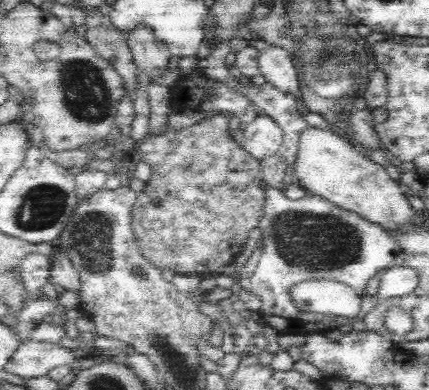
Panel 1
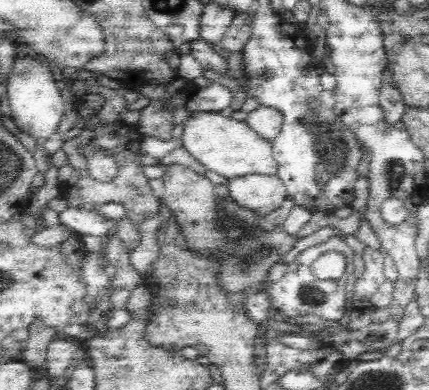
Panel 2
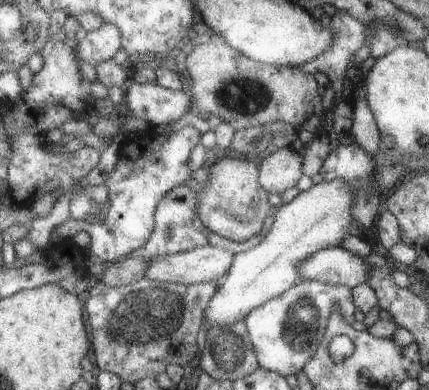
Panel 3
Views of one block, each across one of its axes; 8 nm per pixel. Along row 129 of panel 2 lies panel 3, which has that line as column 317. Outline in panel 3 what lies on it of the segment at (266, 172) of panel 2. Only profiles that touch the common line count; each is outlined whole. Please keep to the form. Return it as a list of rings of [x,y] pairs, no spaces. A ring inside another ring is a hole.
[[[331,180],[331,182],[319,182],[315,186],[311,186],[309,190],[303,190],[299,192],[289,204],[277,208],[273,212],[273,226],[271,230],[267,232],[267,236],[255,244],[251,250],[247,252],[239,252],[233,256],[233,262],[229,266],[229,270],[225,272],[225,276],[221,278],[221,286],[219,286],[219,292],[215,296],[215,300],[211,302],[211,306],[207,308],[207,320],[209,320],[209,328],[211,326],[231,326],[233,322],[239,322],[239,320],[245,320],[247,314],[259,306],[263,306],[265,302],[277,298],[279,294],[285,294],[289,288],[293,288],[297,284],[297,264],[315,254],[317,250],[325,250],[325,248],[335,248],[339,246],[339,242],[349,236],[347,232],[347,226],[353,222],[351,220],[351,214],[349,214],[349,208],[351,208],[351,190],[347,188],[345,182],[341,180]]]

